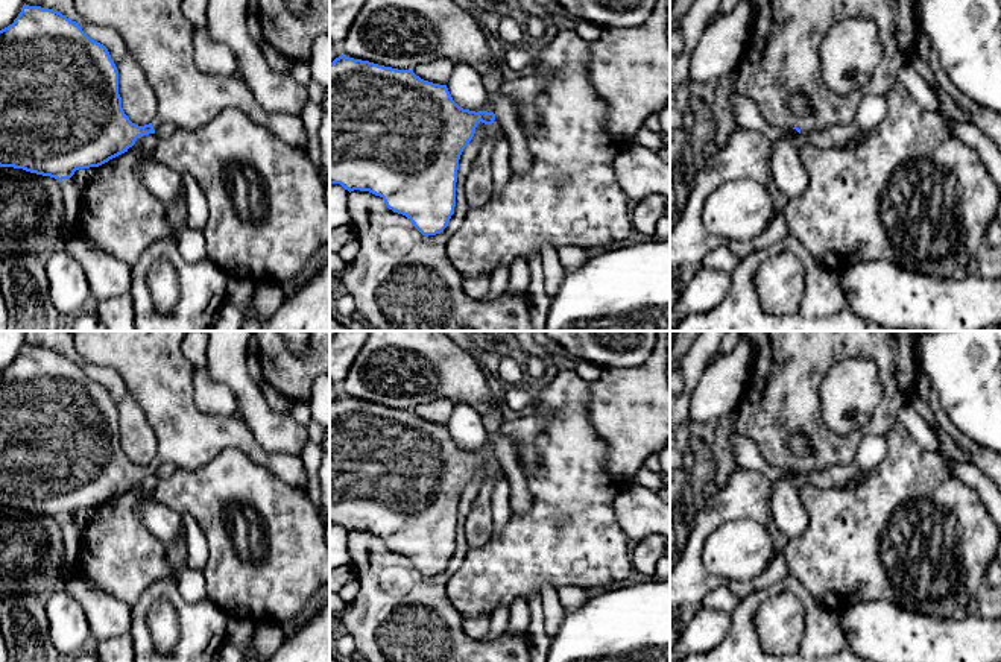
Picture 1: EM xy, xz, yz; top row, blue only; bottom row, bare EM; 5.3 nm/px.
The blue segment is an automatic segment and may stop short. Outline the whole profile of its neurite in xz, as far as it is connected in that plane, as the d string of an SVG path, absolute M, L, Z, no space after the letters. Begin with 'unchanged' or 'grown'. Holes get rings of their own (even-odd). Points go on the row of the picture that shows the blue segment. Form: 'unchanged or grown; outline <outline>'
grown; outline M340 55L330 64L330 184L340 184L349 193L369 191L380 196L393 213L406 216L422 235L441 234L456 206L459 159L475 129L486 131L482 147L466 178L465 193L469 208L485 205L492 191L492 152L501 126L488 97L483 111L460 108L447 85L421 79L413 70L398 70Z

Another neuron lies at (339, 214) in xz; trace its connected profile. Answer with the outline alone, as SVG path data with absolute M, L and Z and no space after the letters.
M330 184L330 229L351 225L351 214L348 210L349 191L340 184Z

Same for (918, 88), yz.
M905 62L899 73L898 80L908 90L910 96L925 109L936 111L937 99L933 90L927 85L927 82L920 77L916 68L908 62Z

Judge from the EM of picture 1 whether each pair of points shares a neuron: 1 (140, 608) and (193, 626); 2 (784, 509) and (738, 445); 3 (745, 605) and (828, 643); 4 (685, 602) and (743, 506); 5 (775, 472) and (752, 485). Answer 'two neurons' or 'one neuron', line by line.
1: one neuron
2: two neurons
3: one neuron
4: one neuron
5: two neurons

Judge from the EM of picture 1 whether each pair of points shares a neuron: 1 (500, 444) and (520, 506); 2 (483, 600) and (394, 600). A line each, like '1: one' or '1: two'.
1: one
2: two

